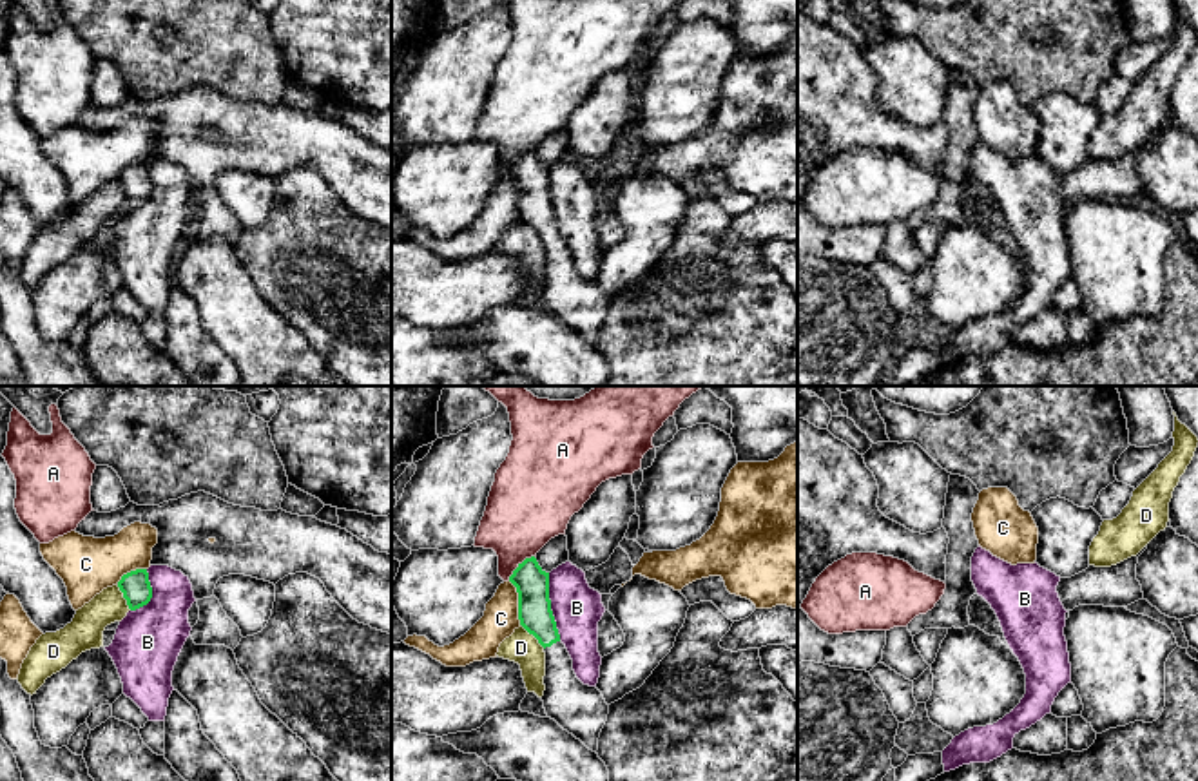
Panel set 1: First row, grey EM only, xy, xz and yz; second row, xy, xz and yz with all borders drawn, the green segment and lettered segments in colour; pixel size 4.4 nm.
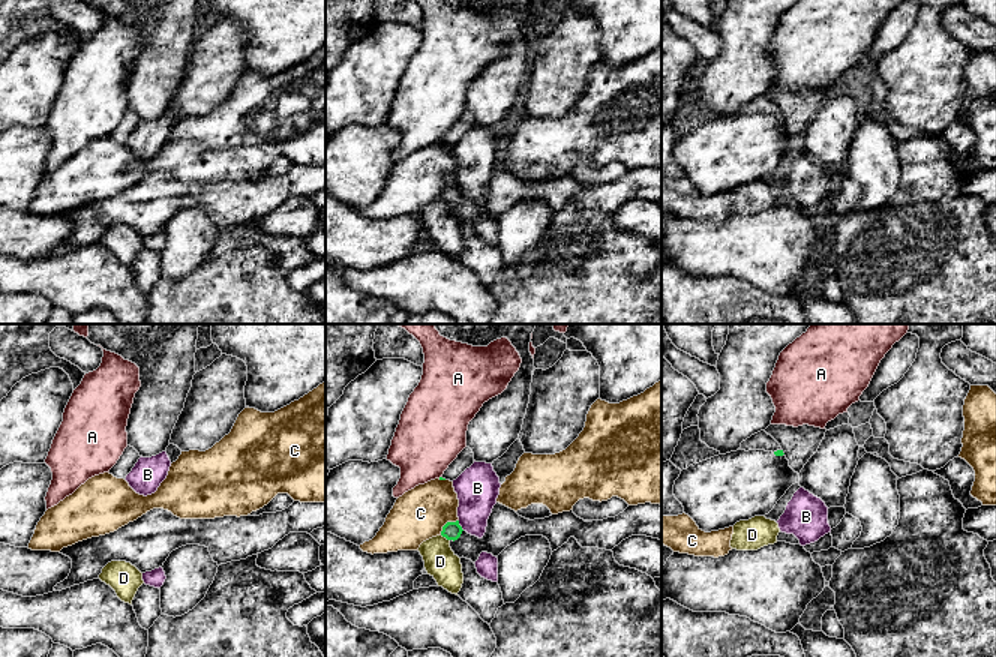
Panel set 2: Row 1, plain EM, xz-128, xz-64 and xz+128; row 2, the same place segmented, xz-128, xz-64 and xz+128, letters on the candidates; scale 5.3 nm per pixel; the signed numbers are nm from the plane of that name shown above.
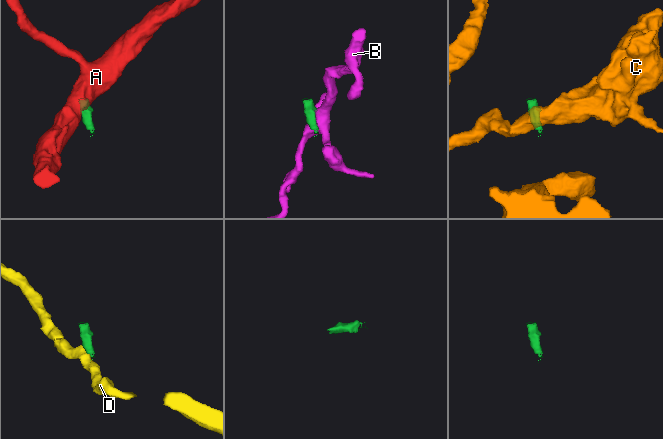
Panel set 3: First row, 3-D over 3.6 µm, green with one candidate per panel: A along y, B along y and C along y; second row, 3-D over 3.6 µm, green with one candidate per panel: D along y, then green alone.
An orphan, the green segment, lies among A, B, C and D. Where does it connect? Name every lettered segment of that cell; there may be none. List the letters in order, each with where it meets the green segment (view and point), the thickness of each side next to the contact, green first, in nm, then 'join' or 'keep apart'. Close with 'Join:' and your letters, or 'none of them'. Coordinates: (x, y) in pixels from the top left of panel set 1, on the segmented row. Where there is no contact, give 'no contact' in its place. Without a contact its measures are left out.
A: contact xz (519, 566); calibres 150 and 340 nm; keep apart
B: contact xz (550, 607); calibres 150 and 220 nm; keep apart
C: contact xz (519, 604); calibres 150 and 160 nm; keep apart
D: contact xy (124, 597); calibres 130 and 160 nm; keep apart
Join: none of them

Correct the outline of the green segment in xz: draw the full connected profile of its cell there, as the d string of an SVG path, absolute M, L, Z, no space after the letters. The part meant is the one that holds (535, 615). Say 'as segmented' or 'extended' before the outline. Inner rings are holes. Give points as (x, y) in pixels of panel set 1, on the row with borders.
extended | M531 556L518 564L509 582L518 593L520 625L538 640L546 652L542 701L547 718L596 752L609 705L596 687L584 685L573 670L573 660L560 641L551 611L549 573Z

